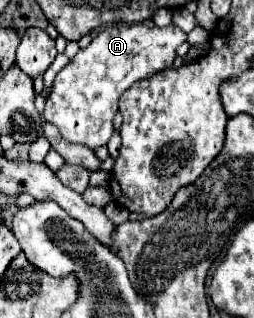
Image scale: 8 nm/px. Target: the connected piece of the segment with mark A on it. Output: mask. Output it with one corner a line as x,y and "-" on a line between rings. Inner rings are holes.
144,24
106,26
58,72
50,94
46,96
44,120
54,124
60,130
60,136
70,144
84,144
90,150
108,144
108,138
114,132
112,118
118,112
122,92
134,82
170,68
182,42
186,42
186,34
174,24
166,28
148,28

